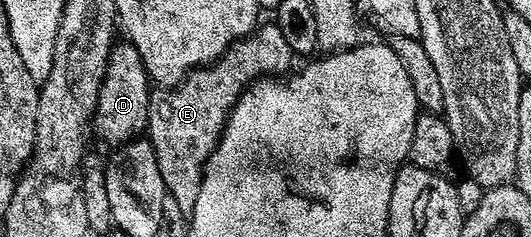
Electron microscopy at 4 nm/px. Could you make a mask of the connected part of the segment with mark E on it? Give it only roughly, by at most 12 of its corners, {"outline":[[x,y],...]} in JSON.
{"outline":[[276,23],[149,102],[147,140],[179,211],[241,94],[294,68]]}

